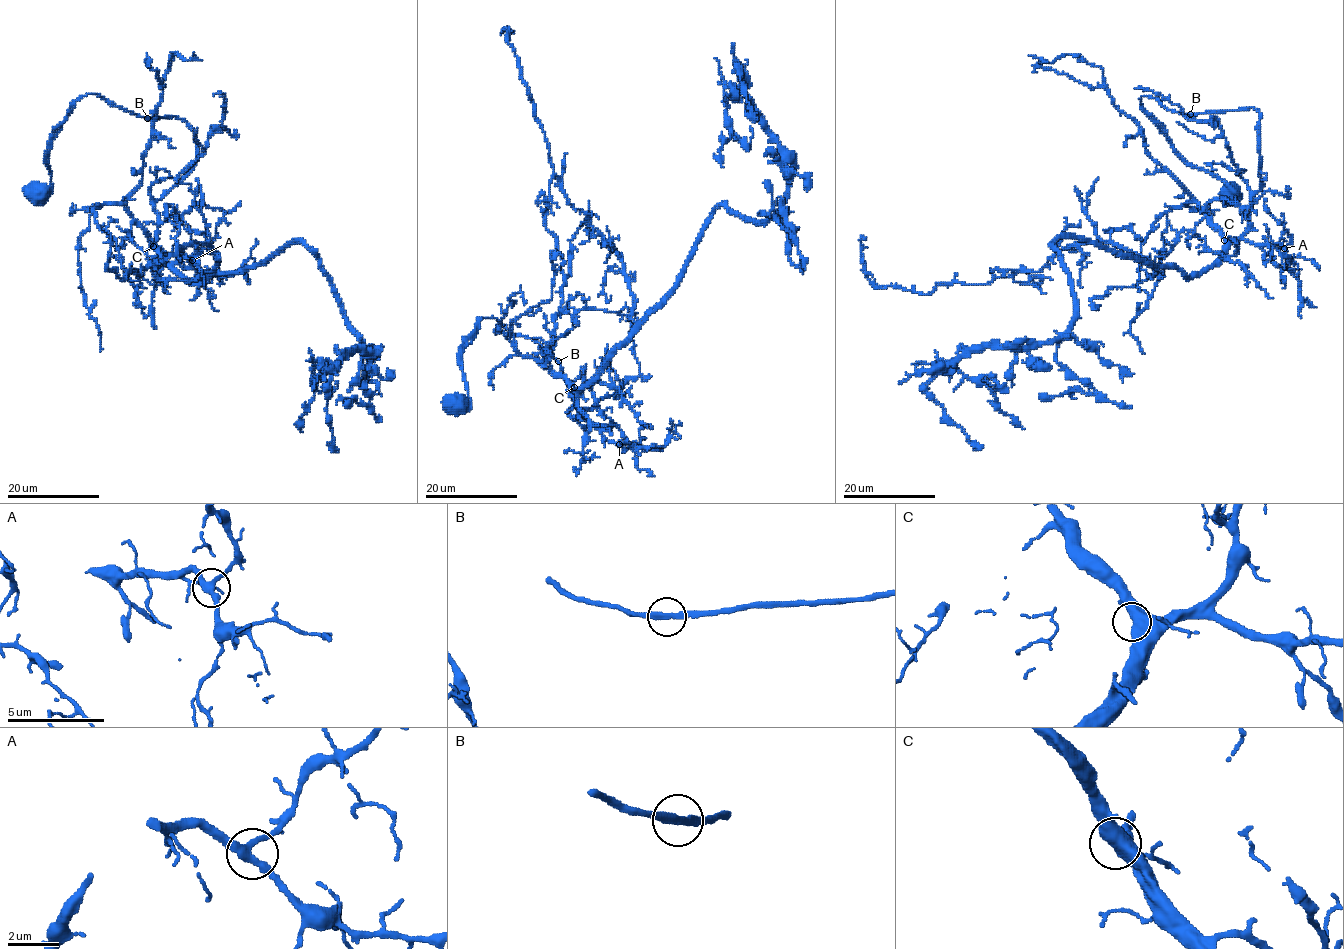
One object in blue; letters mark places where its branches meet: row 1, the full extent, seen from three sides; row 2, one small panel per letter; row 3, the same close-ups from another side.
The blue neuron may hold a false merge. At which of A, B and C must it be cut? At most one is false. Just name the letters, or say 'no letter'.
no letter

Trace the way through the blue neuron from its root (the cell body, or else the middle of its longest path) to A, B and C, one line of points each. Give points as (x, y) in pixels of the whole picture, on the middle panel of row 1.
A: (458, 404), (461, 346), (493, 317), (554, 358), (579, 411), (615, 424), (574, 418), (578, 407), (619, 444)
B: (458, 404), (469, 402), (461, 346), (480, 319), (496, 318), (511, 333), (534, 340), (557, 361)
C: (458, 404), (469, 402), (461, 346), (483, 318), (534, 340), (584, 416), (615, 424), (579, 425), (574, 387)

